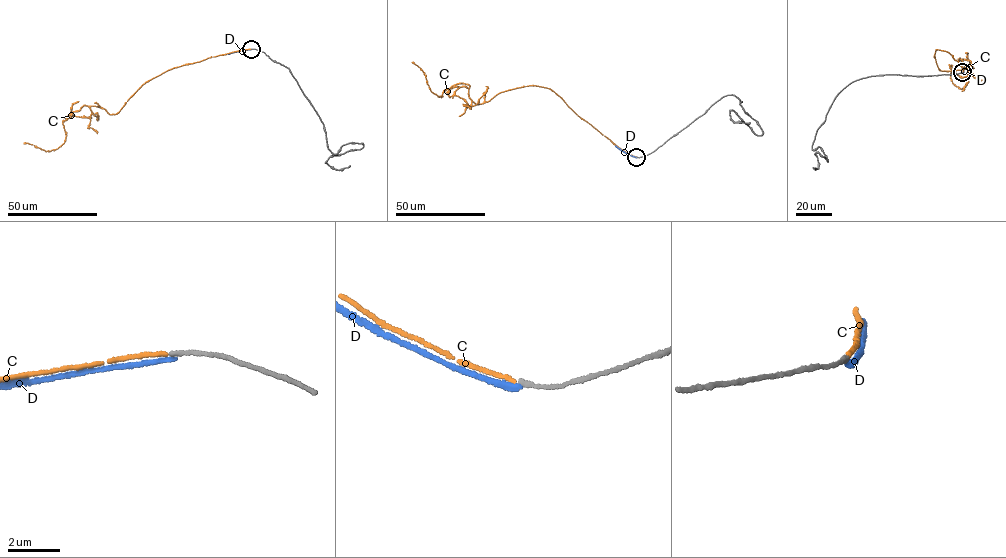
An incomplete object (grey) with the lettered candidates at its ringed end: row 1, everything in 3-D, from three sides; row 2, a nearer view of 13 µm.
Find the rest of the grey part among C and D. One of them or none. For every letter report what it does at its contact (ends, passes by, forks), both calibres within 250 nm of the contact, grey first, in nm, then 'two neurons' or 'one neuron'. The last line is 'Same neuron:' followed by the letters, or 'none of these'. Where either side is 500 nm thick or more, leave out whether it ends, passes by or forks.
C: it ends; calibres 160 and 170 nm; one neuron
D: it ends; calibres 170 and 190 nm; two neurons
Same neuron: C

